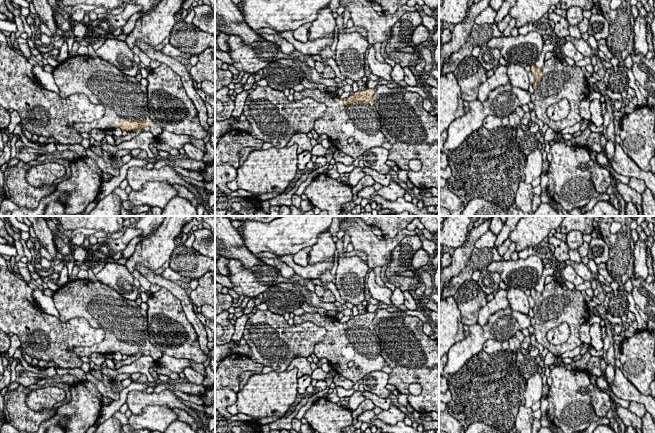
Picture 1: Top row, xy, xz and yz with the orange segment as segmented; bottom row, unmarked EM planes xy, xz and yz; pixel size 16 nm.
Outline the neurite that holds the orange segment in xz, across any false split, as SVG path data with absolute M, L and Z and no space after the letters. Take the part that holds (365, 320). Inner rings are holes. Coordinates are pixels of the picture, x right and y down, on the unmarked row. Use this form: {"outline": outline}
{"outline": "M305 312L301 316L295 315L293 320L294 325L309 321L325 328L327 331L326 335L320 343L315 345L314 354L319 359L326 358L333 370L353 383L357 383L363 379L364 374L380 371L387 365L381 355L380 340L373 325L375 315L374 312L358 314L353 319L340 323L335 316L320 316L318 313L311 314Z"}

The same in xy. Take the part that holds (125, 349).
{"outline": "M78 279L68 281L54 291L52 299L60 321L82 317L93 328L100 328L105 332L105 338L99 344L74 347L73 352L76 355L107 355L118 351L122 356L130 356L149 351L155 365L163 355L150 343L147 311L135 301L122 297L113 288L99 281Z"}

